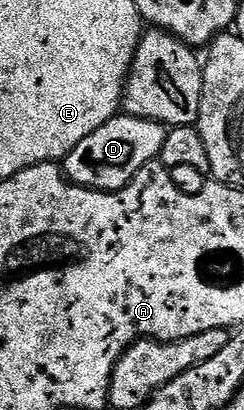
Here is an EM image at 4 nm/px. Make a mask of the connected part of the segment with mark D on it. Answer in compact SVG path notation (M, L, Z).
M117 115L111 117L98 131L94 131L70 155L65 157L62 168L69 181L87 189L97 189L103 193L113 193L126 187L151 161L157 160L162 151L162 143L166 143L168 129L159 121L151 121L145 117Z

